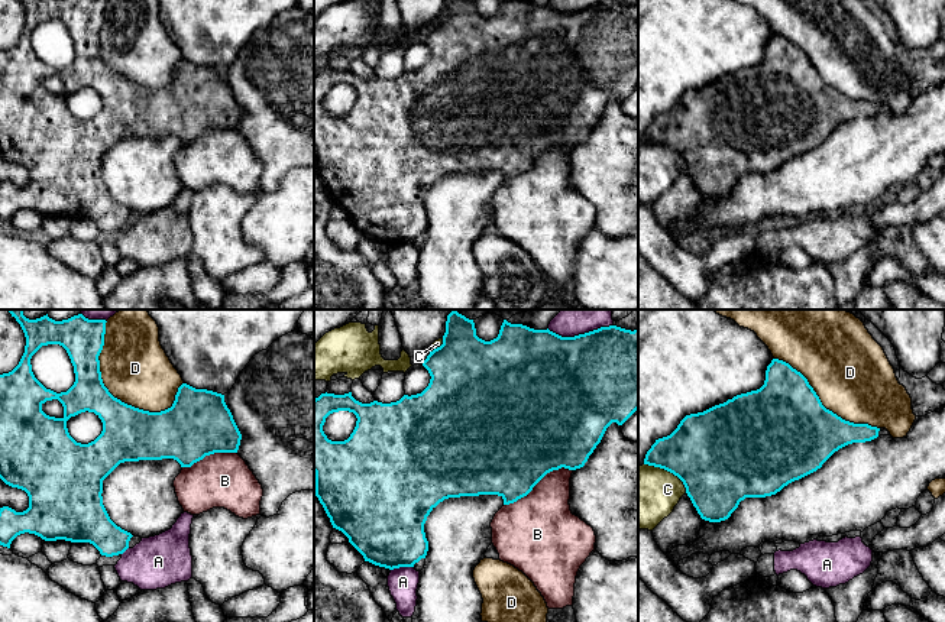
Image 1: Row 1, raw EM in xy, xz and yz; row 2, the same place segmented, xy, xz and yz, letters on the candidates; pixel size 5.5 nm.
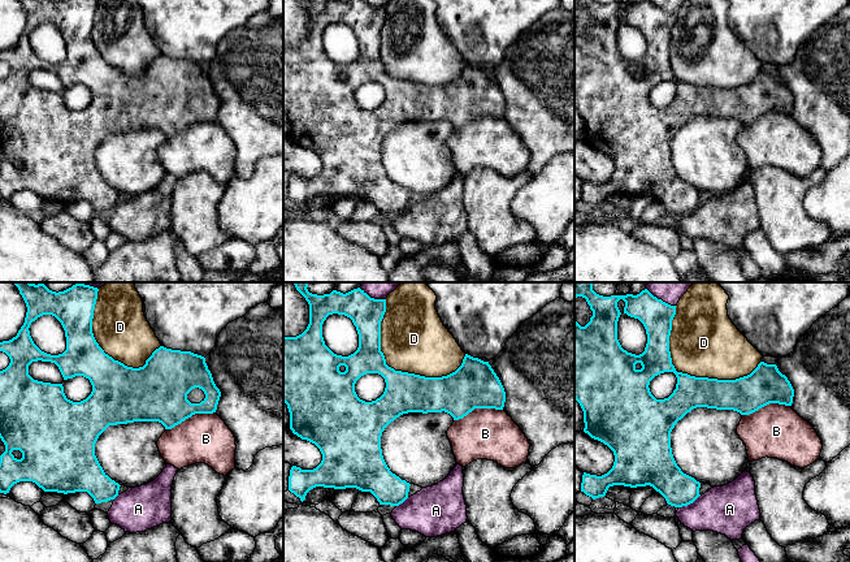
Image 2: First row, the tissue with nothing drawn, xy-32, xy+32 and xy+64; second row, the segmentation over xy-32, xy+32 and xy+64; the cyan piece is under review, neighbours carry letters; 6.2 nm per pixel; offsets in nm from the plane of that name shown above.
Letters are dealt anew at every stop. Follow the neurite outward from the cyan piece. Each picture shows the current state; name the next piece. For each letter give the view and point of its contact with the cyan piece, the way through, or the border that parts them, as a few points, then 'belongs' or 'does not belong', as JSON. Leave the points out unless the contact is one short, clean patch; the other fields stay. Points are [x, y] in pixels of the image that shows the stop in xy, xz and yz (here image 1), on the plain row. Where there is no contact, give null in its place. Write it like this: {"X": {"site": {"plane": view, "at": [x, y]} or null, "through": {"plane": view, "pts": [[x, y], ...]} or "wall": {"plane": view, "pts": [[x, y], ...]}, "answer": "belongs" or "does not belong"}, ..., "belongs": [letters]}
{"A": {"site": {"plane": "xz", "at": [401, 242]}, "answer": "does not belong"}, "B": {"site": {"plane": "xz", "at": [537, 158]}, "answer": "does not belong"}, "C": {"site": {"plane": "yz", "at": [669, 146]}, "answer": "does not belong"}, "D": {"site": {"plane": "xy", "at": [106, 64]}, "answer": "does not belong"}, "belongs": []}

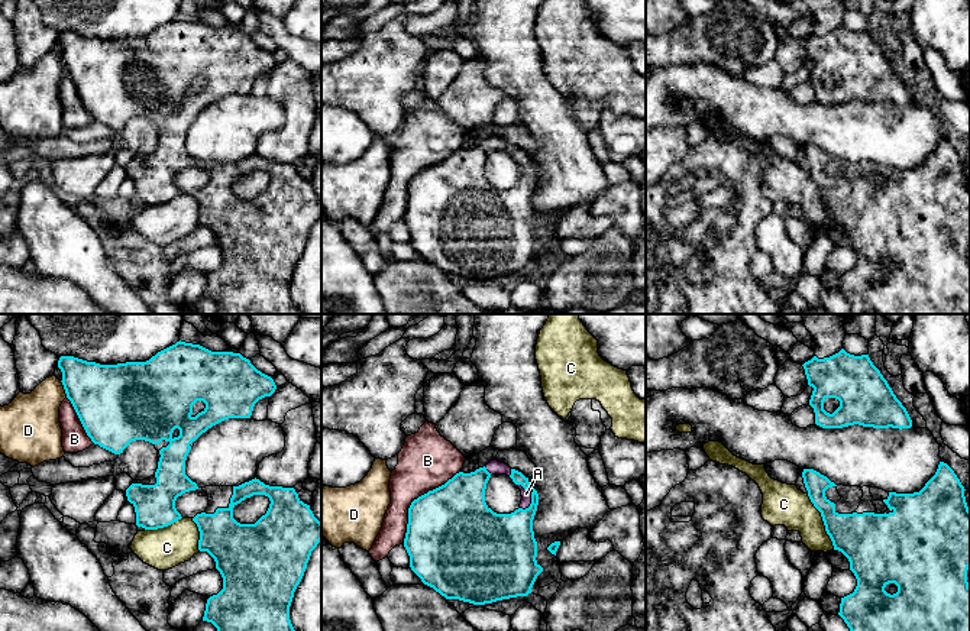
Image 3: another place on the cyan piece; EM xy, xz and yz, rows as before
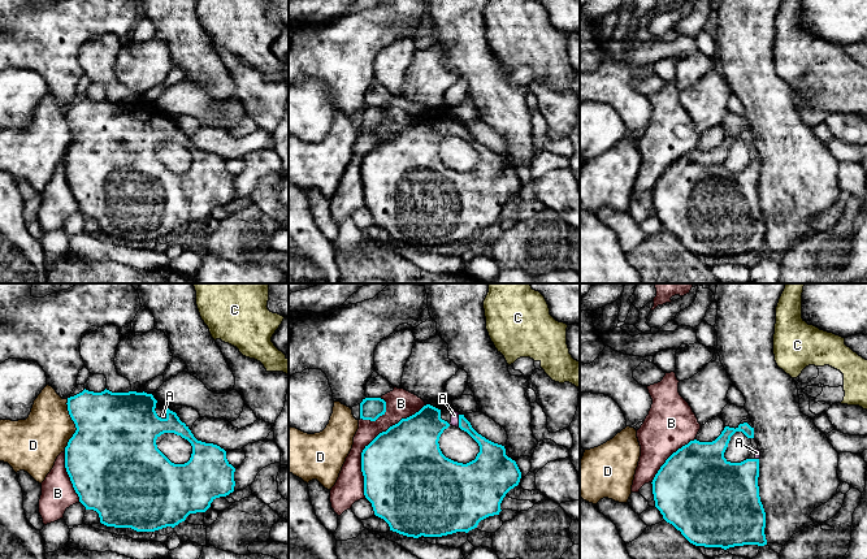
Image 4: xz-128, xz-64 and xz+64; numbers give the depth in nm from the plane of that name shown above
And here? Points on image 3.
{"A": {"site": {"plane": "xz", "at": [532, 170]}, "through": {"plane": "xz", "pts": [[513, 210], [527, 185], [532, 170], [526, 170]]}, "answer": "belongs"}, "B": {"site": {"plane": "xz", "at": [417, 174]}, "answer": "does not belong"}, "C": {"site": {"plane": "yz", "at": [823, 196]}, "answer": "does not belong"}, "D": {"site": {"plane": "xy", "at": [64, 64]}, "answer": "does not belong"}, "belongs": ["A"]}

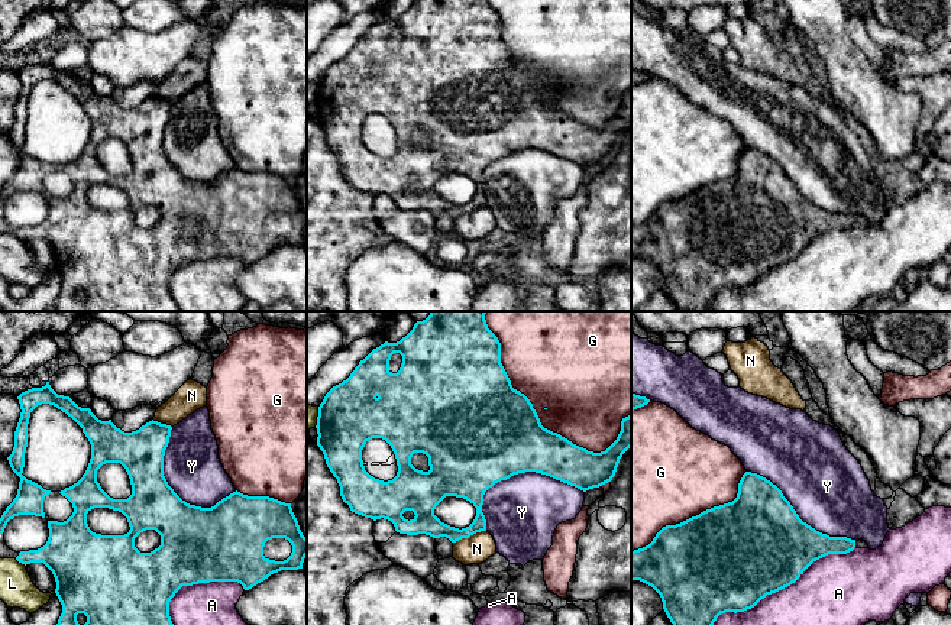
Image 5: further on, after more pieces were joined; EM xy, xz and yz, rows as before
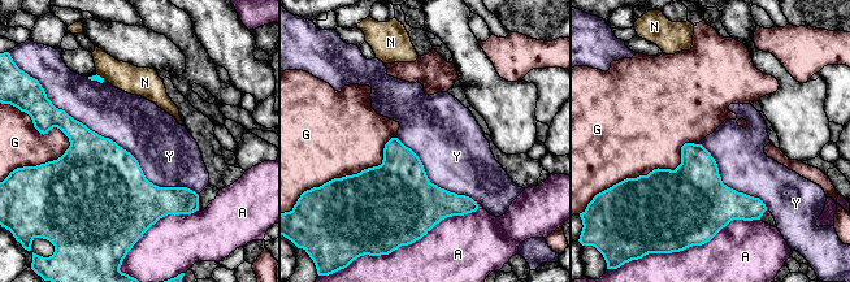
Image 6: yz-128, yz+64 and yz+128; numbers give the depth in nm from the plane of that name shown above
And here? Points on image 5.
{"A": {"site": {"plane": "yz", "at": [778, 266]}, "answer": "does not belong"}, "G": {"site": {"plane": "xz", "at": [534, 87]}, "answer": "does not belong"}, "L": {"site": {"plane": "xy", "at": [20, 237]}, "answer": "does not belong"}, "N": {"site": {"plane": "xz", "at": [469, 211]}, "answer": "does not belong"}, "Y": {"site": {"plane": "xz", "at": [516, 149]}, "answer": "does not belong"}, "belongs": []}

